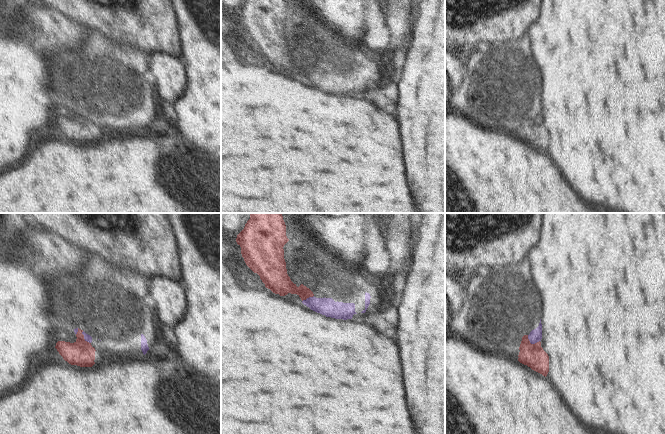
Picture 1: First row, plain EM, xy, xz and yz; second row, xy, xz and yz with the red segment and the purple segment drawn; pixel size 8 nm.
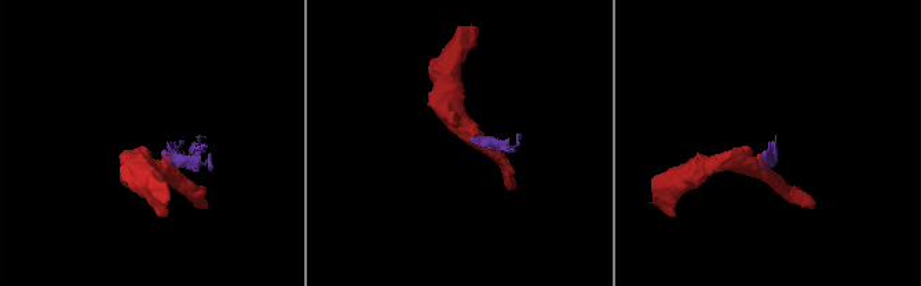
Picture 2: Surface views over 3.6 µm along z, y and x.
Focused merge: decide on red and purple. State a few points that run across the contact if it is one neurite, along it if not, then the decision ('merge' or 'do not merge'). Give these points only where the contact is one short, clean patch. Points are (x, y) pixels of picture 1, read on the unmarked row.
line yz (527, 111), (531, 119), (539, 117); do not merge

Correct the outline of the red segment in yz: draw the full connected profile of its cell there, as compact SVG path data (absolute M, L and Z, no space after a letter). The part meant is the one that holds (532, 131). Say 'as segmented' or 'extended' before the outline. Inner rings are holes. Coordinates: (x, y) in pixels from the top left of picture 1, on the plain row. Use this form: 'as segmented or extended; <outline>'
as segmented; M528 111L522 113L519 123L518 137L532 146L547 152L549 148L549 132L541 123L541 118L531 120Z

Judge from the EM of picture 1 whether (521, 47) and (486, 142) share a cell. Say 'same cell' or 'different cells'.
different cells

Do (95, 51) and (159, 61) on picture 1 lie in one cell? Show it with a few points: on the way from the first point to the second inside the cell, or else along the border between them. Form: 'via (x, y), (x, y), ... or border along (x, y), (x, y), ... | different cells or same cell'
border along (151, 54), (149, 68) | different cells

